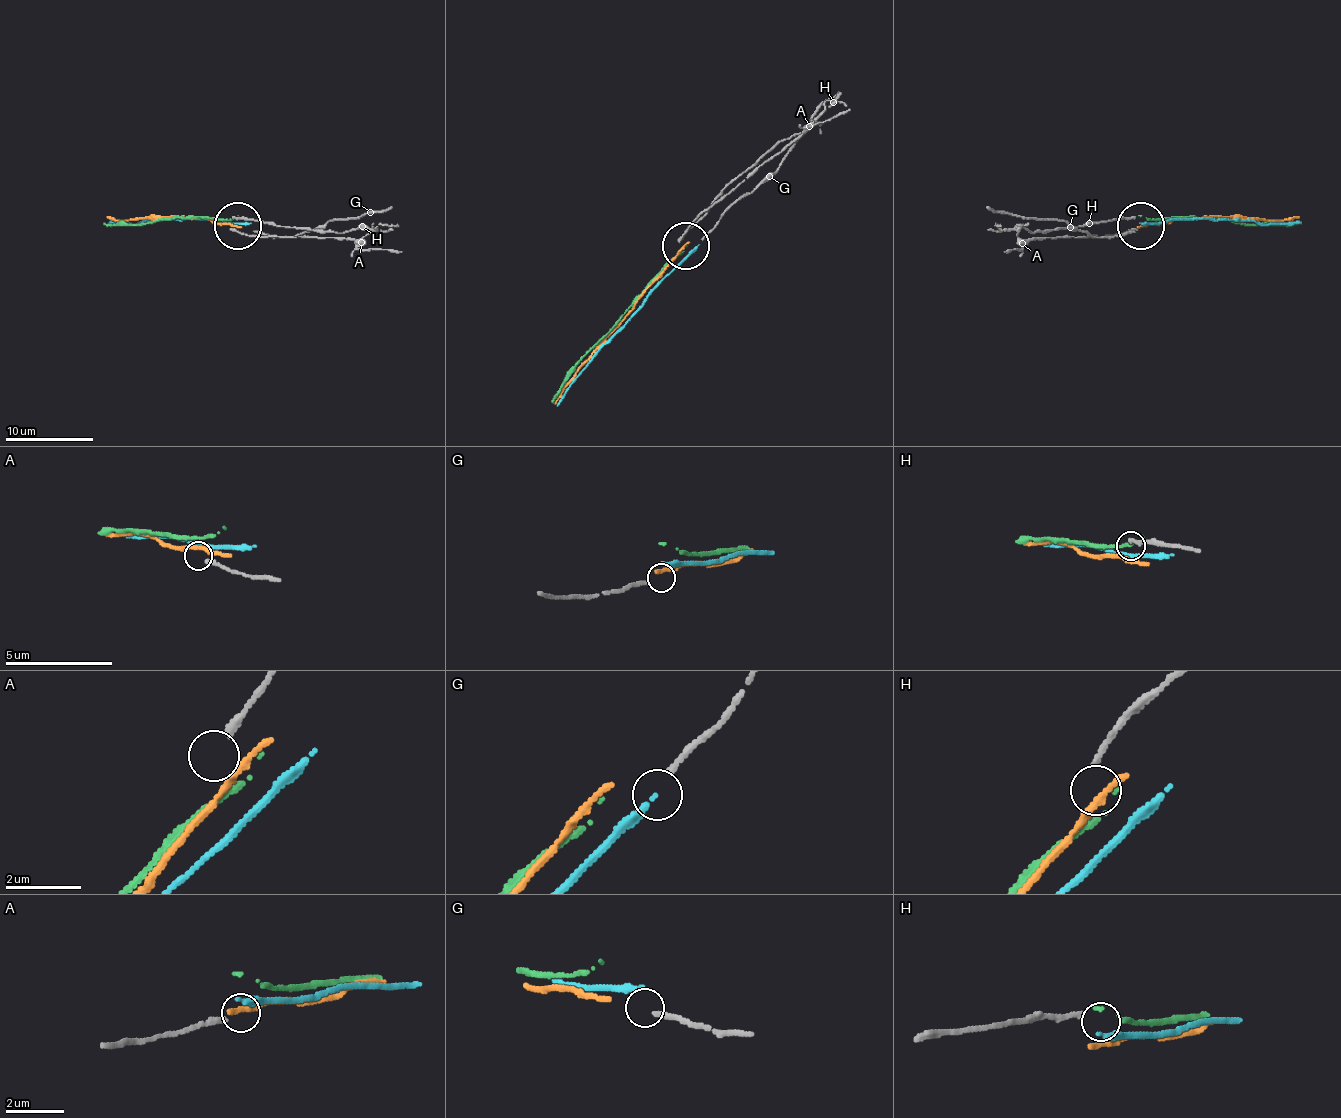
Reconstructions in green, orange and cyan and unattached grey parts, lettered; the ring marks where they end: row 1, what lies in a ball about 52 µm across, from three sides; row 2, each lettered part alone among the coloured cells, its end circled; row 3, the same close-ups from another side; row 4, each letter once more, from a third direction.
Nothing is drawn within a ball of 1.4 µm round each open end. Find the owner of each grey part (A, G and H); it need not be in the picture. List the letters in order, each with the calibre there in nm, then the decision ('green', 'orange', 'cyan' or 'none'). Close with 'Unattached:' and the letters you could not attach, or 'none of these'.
A: calibre 200 nm; none
G: calibre 160 nm; none
H: calibre 160 nm; none
Unattached: A, G, H

